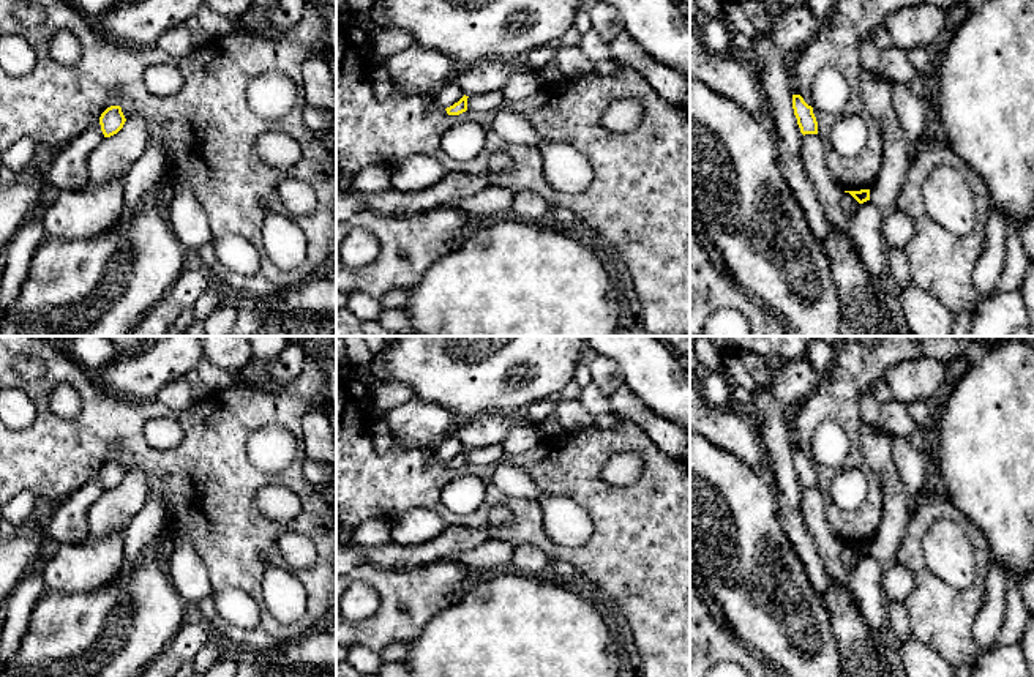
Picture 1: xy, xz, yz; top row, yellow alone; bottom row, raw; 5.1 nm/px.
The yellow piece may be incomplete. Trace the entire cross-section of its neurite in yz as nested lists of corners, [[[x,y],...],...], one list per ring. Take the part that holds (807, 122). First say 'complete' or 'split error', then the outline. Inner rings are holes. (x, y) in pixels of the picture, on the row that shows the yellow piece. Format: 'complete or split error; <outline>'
complete; [[[792,95],[792,109],[797,118],[797,125],[800,133],[805,134],[818,134],[818,122],[813,114],[813,107],[808,106],[800,95]]]

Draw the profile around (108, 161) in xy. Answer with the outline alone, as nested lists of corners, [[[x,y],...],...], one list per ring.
[[[145,117],[126,118],[123,128],[104,140],[88,155],[87,169],[92,183],[106,185],[123,177],[144,153],[152,128]]]

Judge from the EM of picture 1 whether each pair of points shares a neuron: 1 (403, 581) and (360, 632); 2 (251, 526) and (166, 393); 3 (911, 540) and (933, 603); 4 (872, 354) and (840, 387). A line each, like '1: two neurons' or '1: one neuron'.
1: one neuron
2: two neurons
3: one neuron
4: one neuron

